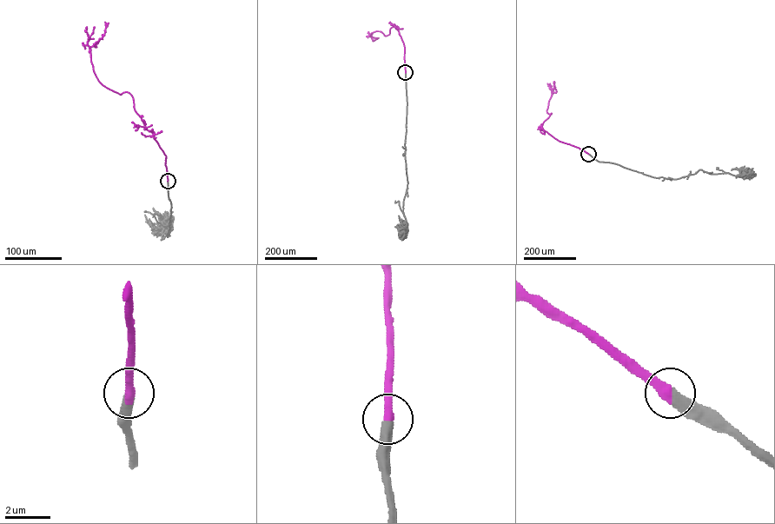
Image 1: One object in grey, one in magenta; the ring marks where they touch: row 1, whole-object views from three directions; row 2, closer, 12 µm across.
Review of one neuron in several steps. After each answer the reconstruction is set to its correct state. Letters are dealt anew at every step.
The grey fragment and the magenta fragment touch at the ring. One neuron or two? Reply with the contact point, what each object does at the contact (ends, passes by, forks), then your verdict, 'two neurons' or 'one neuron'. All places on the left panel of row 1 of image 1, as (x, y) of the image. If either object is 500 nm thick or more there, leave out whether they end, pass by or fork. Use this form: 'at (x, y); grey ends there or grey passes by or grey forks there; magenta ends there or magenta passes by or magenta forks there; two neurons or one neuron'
at (168, 181); one neuron

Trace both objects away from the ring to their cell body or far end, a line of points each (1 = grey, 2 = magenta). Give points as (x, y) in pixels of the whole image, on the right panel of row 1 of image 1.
1: (588, 154), (599, 162), (614, 163), (657, 178), (679, 178), (699, 169), (712, 174), (746, 175), (742, 169)
2: (588, 154), (559, 141), (543, 129), (543, 122), (551, 114), (546, 110), (554, 81)

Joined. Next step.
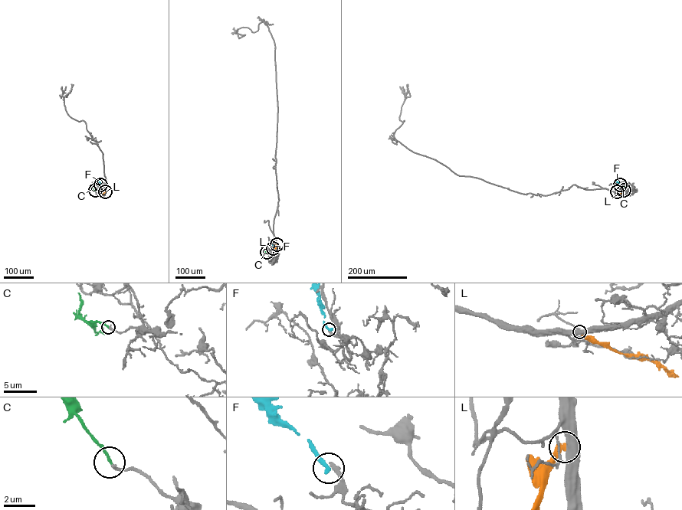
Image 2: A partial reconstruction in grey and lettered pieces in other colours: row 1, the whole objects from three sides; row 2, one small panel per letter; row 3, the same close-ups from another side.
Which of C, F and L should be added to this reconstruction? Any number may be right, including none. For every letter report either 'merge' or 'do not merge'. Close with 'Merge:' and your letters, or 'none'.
C: merge
F: do not merge
L: do not merge
Merge: C

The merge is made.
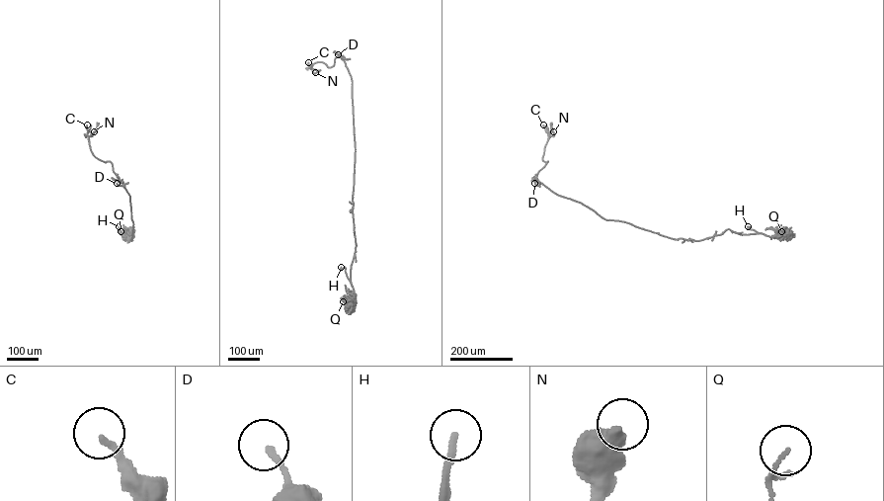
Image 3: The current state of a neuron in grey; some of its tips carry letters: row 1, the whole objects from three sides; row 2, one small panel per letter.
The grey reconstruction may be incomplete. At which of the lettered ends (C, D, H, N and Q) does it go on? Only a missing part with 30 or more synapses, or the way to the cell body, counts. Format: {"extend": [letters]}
{"extend": ["H"]}

